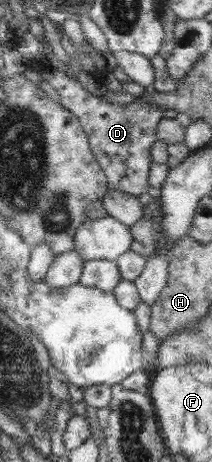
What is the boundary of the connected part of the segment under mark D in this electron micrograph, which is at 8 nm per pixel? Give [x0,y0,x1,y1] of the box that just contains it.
[39,68,162,197]

